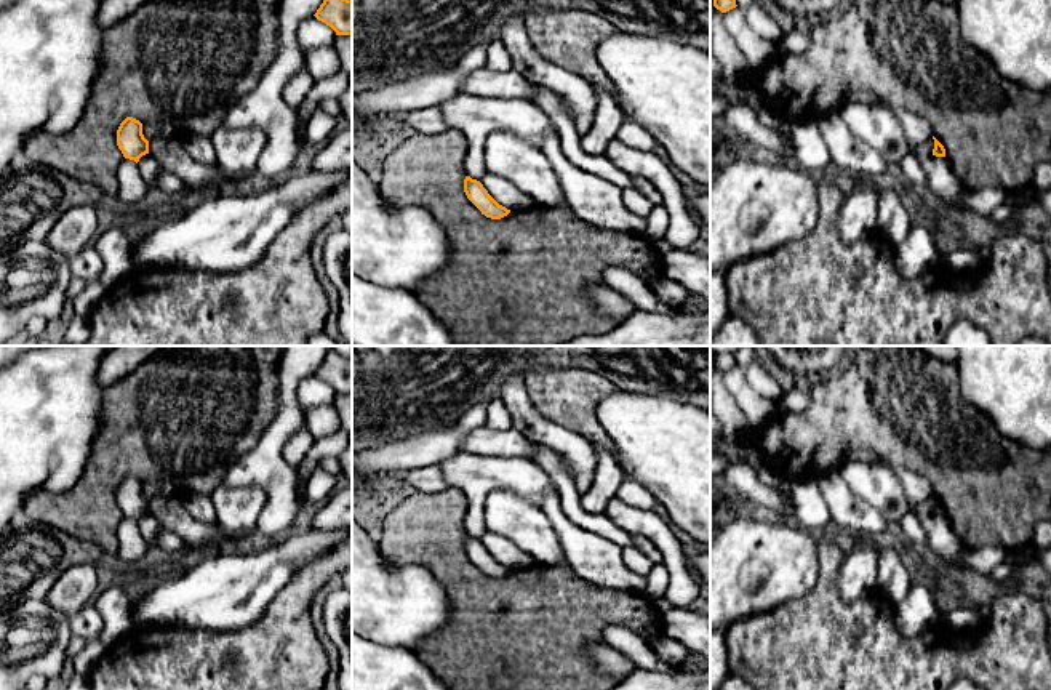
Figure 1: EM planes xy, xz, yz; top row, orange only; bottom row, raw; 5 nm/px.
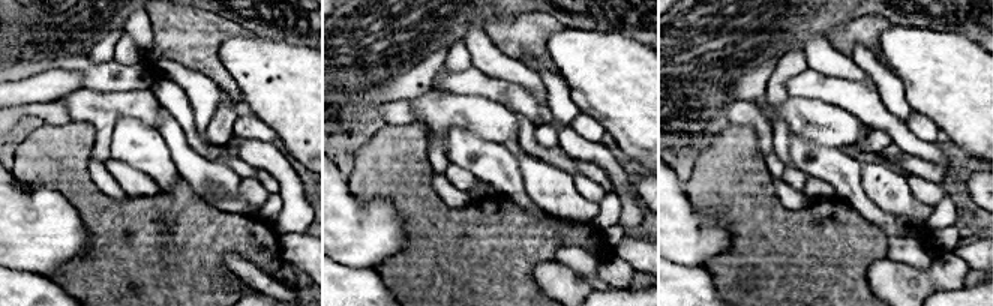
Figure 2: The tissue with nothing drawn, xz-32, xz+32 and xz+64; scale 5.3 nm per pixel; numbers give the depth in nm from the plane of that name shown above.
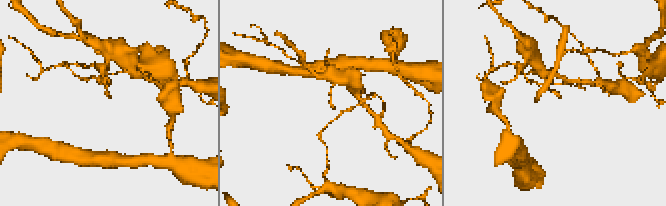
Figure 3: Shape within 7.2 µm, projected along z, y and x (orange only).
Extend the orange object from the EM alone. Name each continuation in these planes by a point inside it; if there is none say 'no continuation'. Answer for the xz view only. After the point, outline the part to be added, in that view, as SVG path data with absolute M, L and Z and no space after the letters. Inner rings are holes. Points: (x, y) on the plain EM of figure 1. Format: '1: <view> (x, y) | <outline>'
no continuation

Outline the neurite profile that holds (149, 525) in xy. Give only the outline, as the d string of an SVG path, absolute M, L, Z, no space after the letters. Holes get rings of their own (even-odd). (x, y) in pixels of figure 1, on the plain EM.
M146 512L138 520L139 532L150 548L157 548L157 533L162 524L150 514Z

